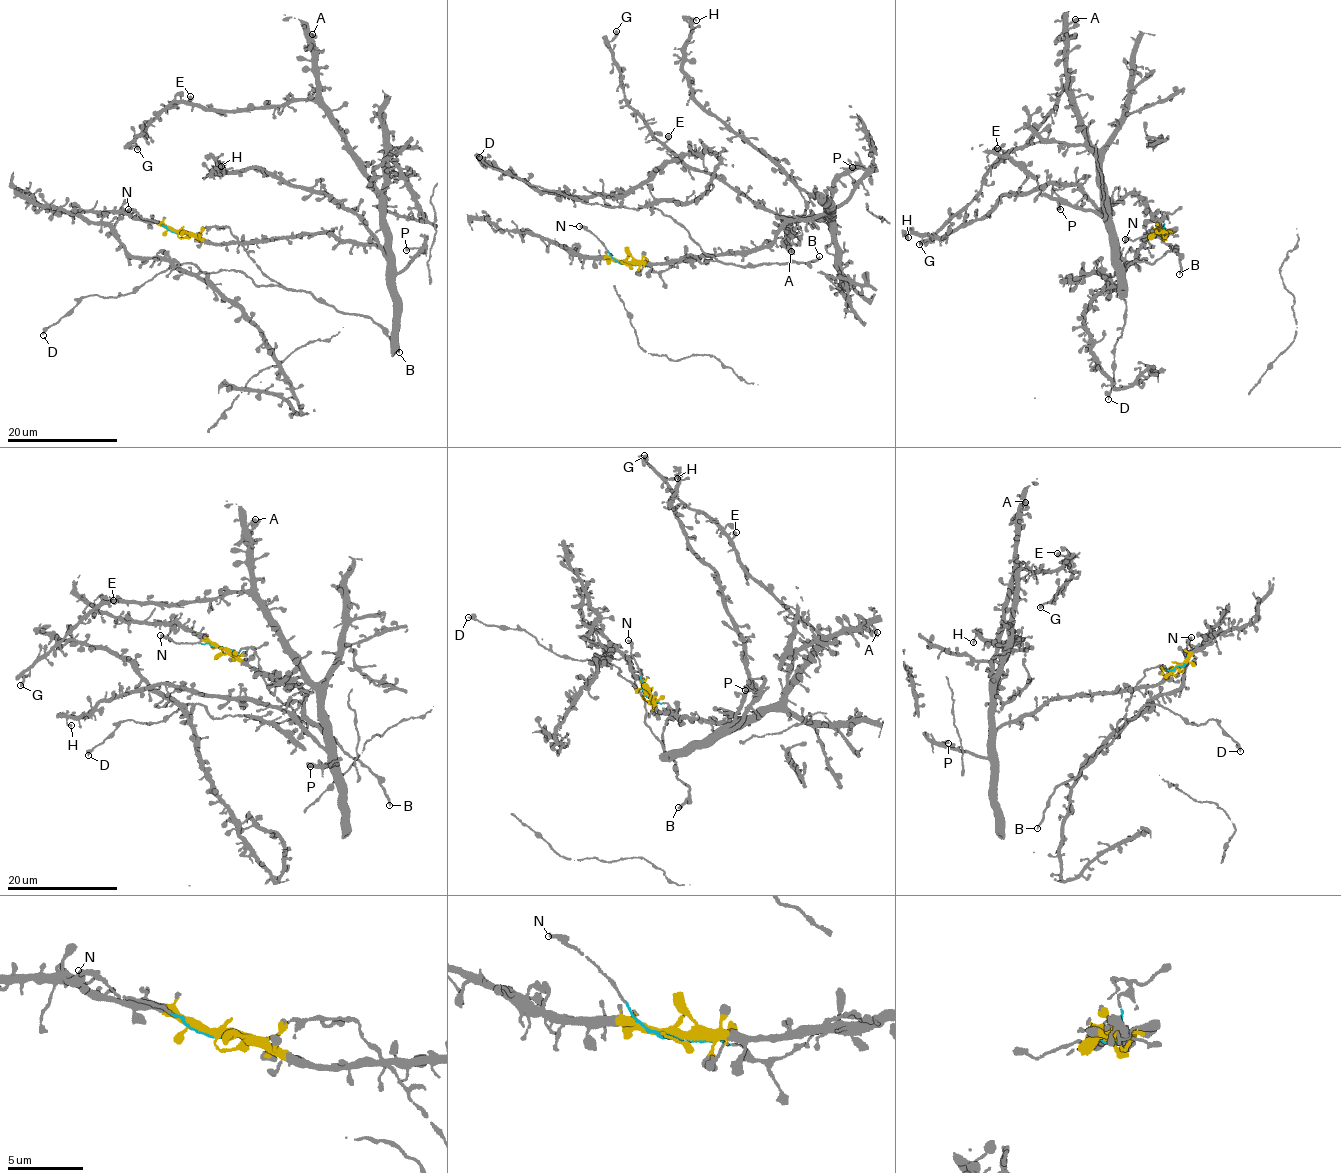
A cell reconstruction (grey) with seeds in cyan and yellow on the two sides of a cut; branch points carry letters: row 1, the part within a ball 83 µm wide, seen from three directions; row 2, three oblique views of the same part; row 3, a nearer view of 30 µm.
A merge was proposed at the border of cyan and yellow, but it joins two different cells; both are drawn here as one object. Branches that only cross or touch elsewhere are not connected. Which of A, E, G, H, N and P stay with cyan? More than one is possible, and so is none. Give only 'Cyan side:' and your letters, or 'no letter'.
Cyan side: N

